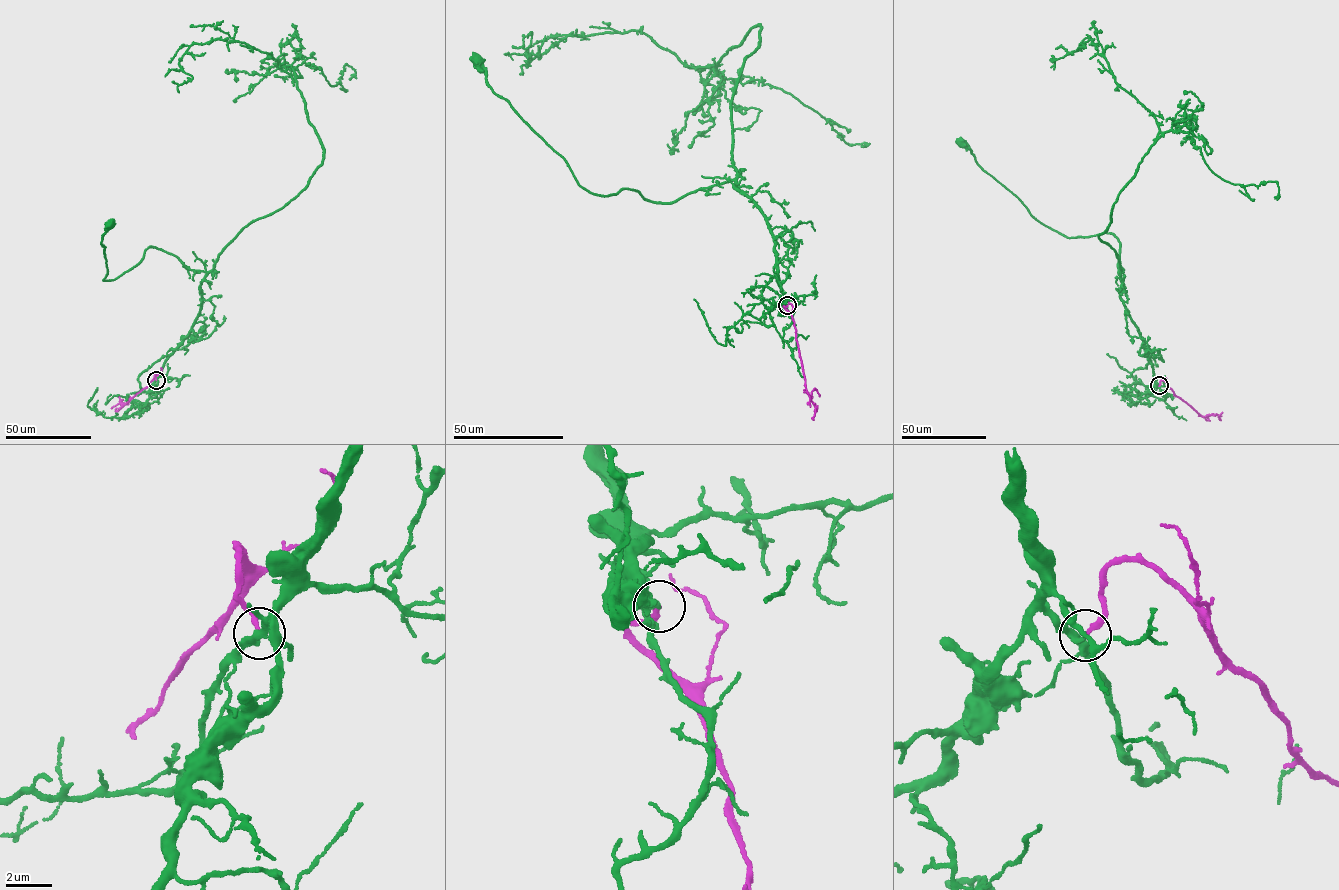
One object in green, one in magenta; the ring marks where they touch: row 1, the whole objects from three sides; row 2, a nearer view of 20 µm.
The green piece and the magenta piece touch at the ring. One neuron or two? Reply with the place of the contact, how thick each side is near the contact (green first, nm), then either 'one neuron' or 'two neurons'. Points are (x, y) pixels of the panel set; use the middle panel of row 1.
place (787, 305); calibres 140 and 240 nm; one neuron

